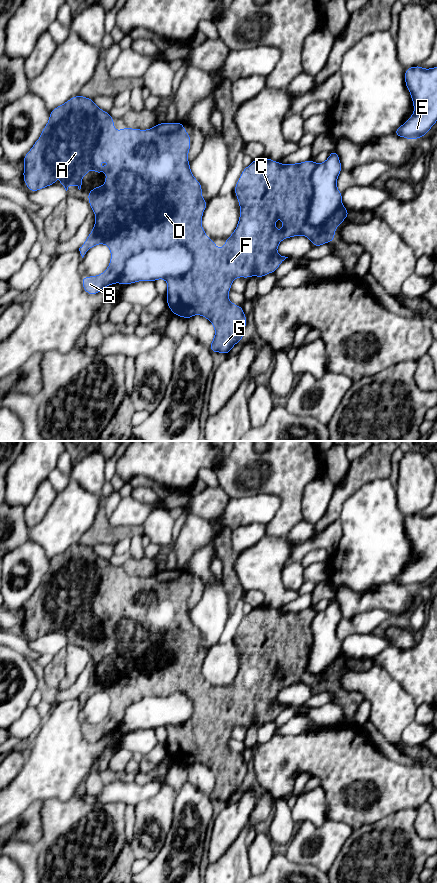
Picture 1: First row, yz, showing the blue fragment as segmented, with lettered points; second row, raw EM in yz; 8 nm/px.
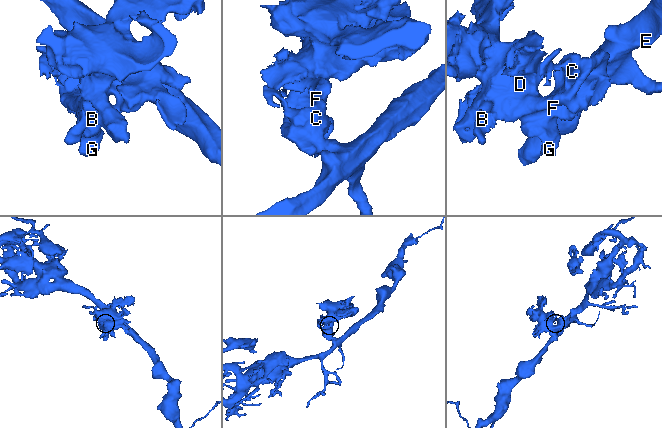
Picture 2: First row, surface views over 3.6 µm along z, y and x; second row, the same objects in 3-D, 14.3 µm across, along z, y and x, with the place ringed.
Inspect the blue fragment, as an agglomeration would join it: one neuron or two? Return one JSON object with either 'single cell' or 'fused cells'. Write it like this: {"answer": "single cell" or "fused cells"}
{"answer": "fused cells"}

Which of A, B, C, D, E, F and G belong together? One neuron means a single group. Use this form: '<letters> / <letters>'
A B C D F G / E

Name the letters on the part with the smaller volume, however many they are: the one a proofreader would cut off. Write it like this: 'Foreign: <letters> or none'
Foreign: A, B, C, D, F, G

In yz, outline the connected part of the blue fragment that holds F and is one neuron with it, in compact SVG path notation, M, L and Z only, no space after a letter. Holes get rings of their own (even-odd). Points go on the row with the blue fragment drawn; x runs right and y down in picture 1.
M74 96L69 99L66 103L54 108L50 111L50 118L47 125L43 128L40 138L34 143L31 150L23 158L24 163L24 173L23 179L27 188L31 192L38 191L42 188L48 187L50 185L56 184L56 172L60 172L60 185L68 190L69 185L77 185L78 189L81 189L82 185L82 176L87 175L89 173L89 167L93 168L95 174L101 174L103 171L108 172L109 174L105 176L106 180L104 182L103 187L96 186L94 189L90 190L87 194L89 197L88 202L91 206L91 209L95 212L95 225L93 230L88 235L84 244L79 248L80 254L82 258L86 254L86 252L95 245L98 244L106 244L110 251L111 251L111 259L108 268L98 276L89 276L89 277L82 277L82 285L84 291L90 295L98 294L104 287L113 285L114 283L119 282L122 270L125 266L126 261L132 257L133 255L140 253L144 249L163 249L169 248L175 244L182 244L186 246L192 253L194 257L194 263L192 269L182 277L179 278L167 278L167 305L169 306L171 312L174 315L186 318L187 320L190 319L192 316L198 314L205 318L207 318L215 328L215 336L210 344L209 348L212 353L220 352L224 354L229 354L233 346L238 343L239 341L243 340L243 332L247 324L247 317L244 315L242 306L235 305L231 303L228 299L228 292L231 290L232 282L237 277L244 277L246 279L250 278L252 275L256 275L259 279L264 277L266 274L275 273L279 265L288 257L280 256L276 253L277 247L279 243L285 239L290 237L295 237L298 235L303 235L308 237L311 242L313 243L315 248L319 248L320 245L332 242L335 240L335 231L338 225L342 224L342 221L349 216L348 210L341 205L335 212L335 214L324 224L319 226L312 226L310 224L310 207L314 197L314 190L311 181L311 176L313 171L316 168L316 163L312 160L307 160L302 163L294 163L294 164L286 164L282 165L277 161L273 161L266 157L258 158L253 160L253 162L248 166L245 167L243 172L240 175L240 178L234 188L235 194L237 196L239 205L240 205L240 217L237 224L236 229L234 232L229 236L229 238L224 242L223 249L217 249L216 243L211 240L203 230L201 220L202 215L207 207L209 201L204 201L202 199L202 186L198 180L196 180L190 170L190 164L188 162L188 152L191 146L190 134L184 130L184 123L175 122L175 123L167 123L163 122L153 126L148 130L140 130L140 129L133 129L133 128L122 128L119 132L117 132L114 128L114 118L112 118L108 112L101 110L93 101L93 99L86 98L84 96ZM99 161L113 161L114 163L108 166L104 166L103 168L98 166ZM277 218L281 218L283 220L283 229L281 231L277 231L274 227L275 221Z

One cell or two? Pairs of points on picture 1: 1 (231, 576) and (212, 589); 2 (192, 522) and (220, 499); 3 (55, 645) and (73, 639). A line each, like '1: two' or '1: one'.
1: two
2: two
3: two

